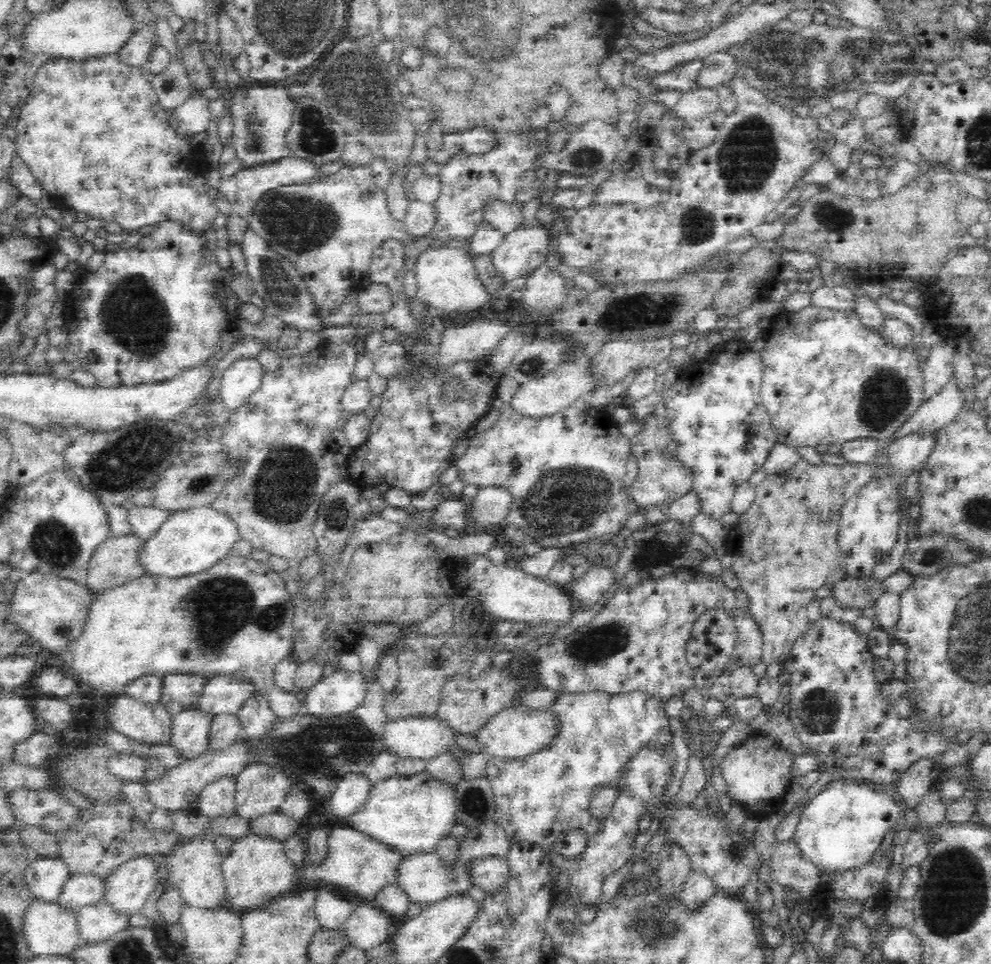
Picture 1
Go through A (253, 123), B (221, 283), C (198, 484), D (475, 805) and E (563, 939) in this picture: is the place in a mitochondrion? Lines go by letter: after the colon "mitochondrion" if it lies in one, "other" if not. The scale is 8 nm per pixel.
A: mitochondrion
B: other
C: mitochondrion
D: mitochondrion
E: other

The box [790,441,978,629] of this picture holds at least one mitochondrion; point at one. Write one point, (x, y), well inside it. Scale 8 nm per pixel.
(932, 555)

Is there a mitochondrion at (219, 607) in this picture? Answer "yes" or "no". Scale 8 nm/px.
yes

